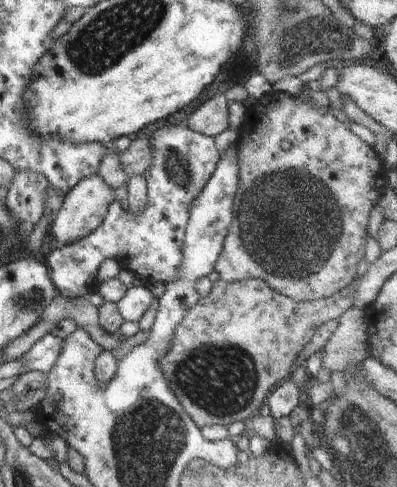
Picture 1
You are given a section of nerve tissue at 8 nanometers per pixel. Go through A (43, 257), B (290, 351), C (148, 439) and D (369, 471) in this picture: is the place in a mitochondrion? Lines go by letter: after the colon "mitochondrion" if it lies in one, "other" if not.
A: other
B: other
C: mitochondrion
D: mitochondrion

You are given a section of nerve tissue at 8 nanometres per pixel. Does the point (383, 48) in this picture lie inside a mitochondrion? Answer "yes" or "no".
no

